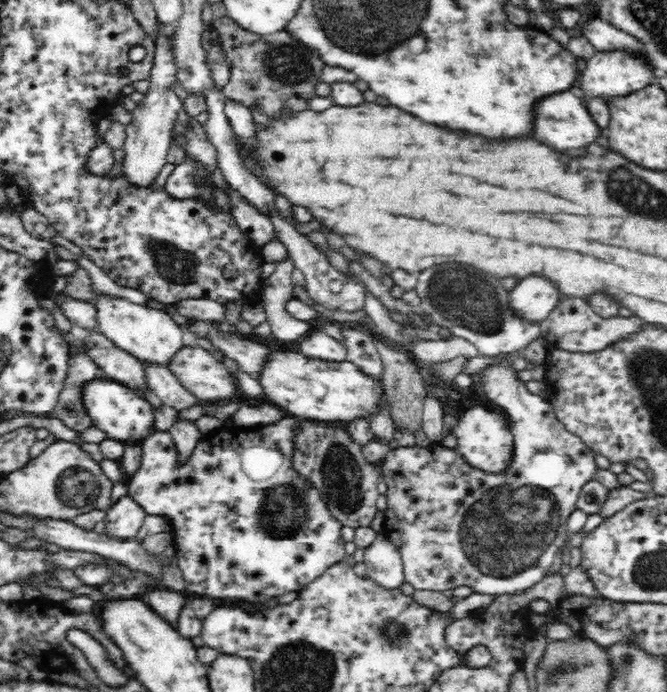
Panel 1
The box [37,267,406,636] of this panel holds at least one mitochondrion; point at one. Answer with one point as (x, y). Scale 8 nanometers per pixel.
(344, 484)

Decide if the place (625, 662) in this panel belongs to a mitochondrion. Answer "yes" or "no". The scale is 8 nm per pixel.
yes

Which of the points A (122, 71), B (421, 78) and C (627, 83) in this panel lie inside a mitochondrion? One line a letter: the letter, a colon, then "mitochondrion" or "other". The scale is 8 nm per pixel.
A: other
B: other
C: other

